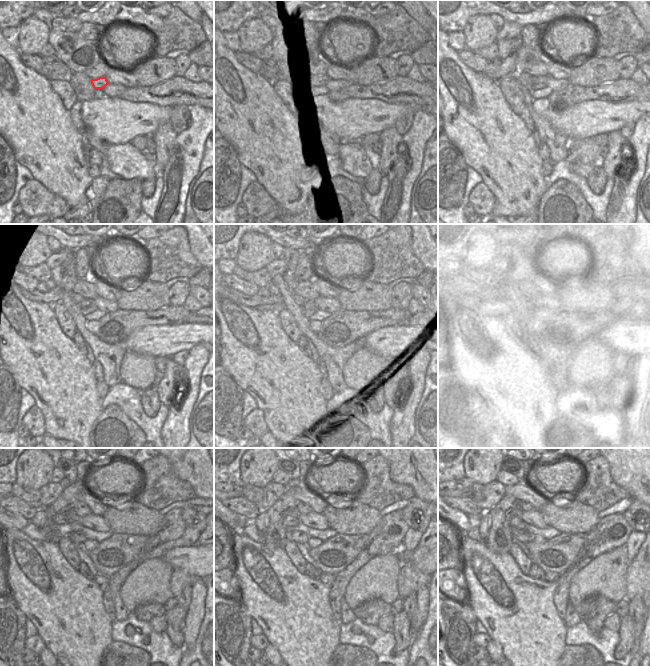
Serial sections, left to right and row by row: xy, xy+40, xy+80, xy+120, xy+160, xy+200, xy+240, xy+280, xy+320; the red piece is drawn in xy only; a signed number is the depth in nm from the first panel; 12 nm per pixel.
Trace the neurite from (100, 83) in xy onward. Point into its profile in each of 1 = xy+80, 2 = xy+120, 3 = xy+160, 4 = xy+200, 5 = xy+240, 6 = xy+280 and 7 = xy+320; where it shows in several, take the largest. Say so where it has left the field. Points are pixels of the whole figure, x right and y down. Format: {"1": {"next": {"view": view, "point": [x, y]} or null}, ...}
{"1": {"next": {"view": "xy+80", "point": [536, 82]}}, "2": {"next": {"view": "xy+120", "point": [87, 306]}}, "3": {"next": {"view": "xy+160", "point": [308, 308]}}, "4": {"next": {"view": "xy+200", "point": [527, 310]}}, "5": {"next": {"view": "xy+240", "point": [76, 537]}}, "6": {"next": {"view": "xy+280", "point": [300, 537]}}, "7": {"next": {"view": "xy+320", "point": [520, 535]}}}

